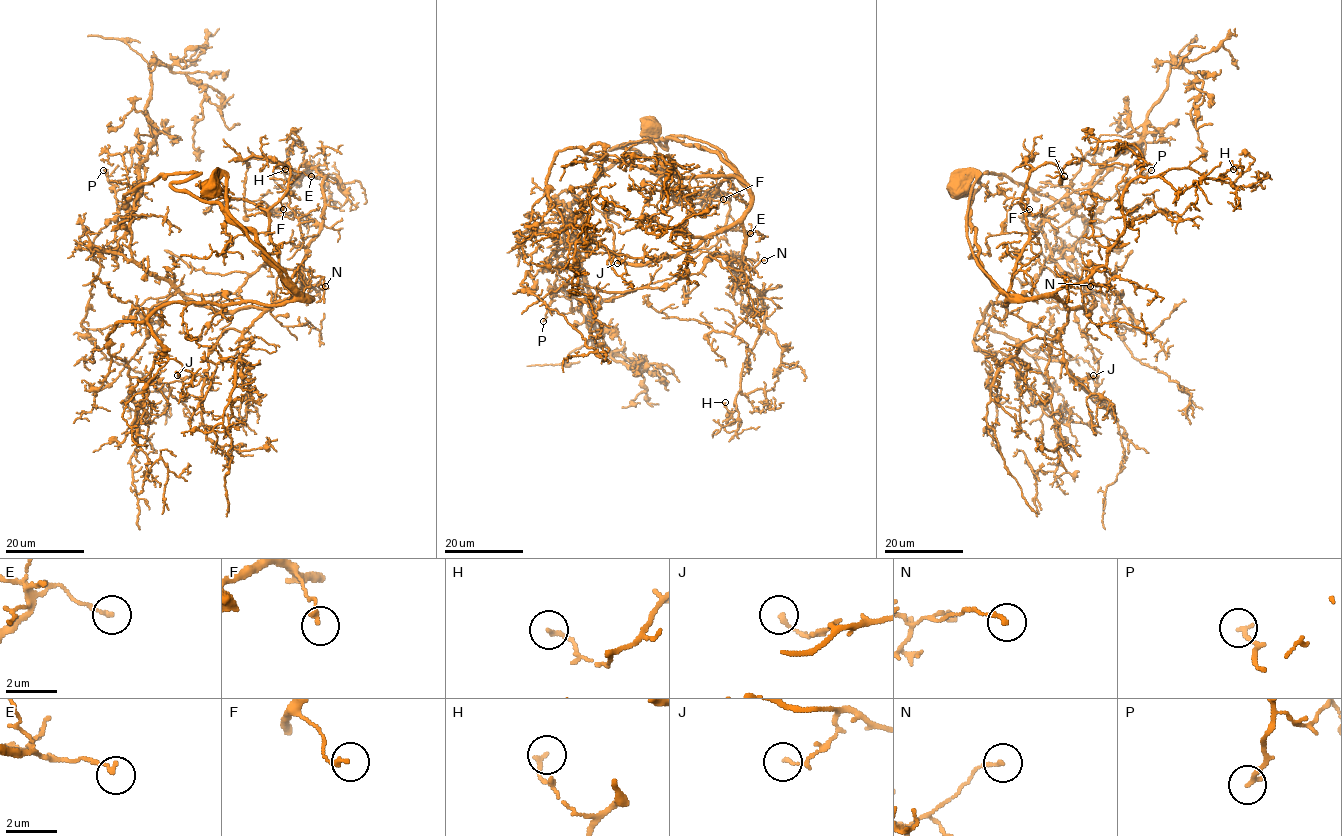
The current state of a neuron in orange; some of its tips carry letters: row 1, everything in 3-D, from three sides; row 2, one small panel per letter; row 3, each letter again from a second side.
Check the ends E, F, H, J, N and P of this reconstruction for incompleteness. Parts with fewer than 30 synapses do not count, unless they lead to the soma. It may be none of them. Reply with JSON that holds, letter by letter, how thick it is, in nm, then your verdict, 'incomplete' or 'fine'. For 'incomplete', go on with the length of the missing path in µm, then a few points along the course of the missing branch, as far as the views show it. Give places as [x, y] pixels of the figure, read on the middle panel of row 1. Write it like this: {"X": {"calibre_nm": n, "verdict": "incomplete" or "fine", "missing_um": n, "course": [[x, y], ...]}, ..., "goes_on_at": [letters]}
{"E": {"calibre_nm": 160, "verdict": "fine"}, "F": {"calibre_nm": 160, "verdict": "fine"}, "H": {"calibre_nm": 150, "verdict": "fine"}, "J": {"calibre_nm": 140, "verdict": "fine"}, "N": {"calibre_nm": 150, "verdict": "fine"}, "P": {"calibre_nm": 170, "verdict": "incomplete", "missing_um": 15, "course": [[543, 321], [551, 341], [549, 353], [559, 368]]}, "goes_on_at": ["P"]}

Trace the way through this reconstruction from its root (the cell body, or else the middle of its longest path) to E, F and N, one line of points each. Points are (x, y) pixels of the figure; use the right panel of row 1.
E: (957, 189), (975, 175), (966, 237), (1006, 294), (1028, 239), (1027, 176), (1047, 163), (1064, 176)
F: (957, 189), (951, 186), (975, 175), (966, 237), (976, 263), (1006, 294), (1029, 233), (1019, 203), (1029, 209)
N: (957, 189), (951, 186), (975, 175), (966, 237), (1007, 294), (1039, 298), (1085, 281), (1100, 286), (1090, 286)

